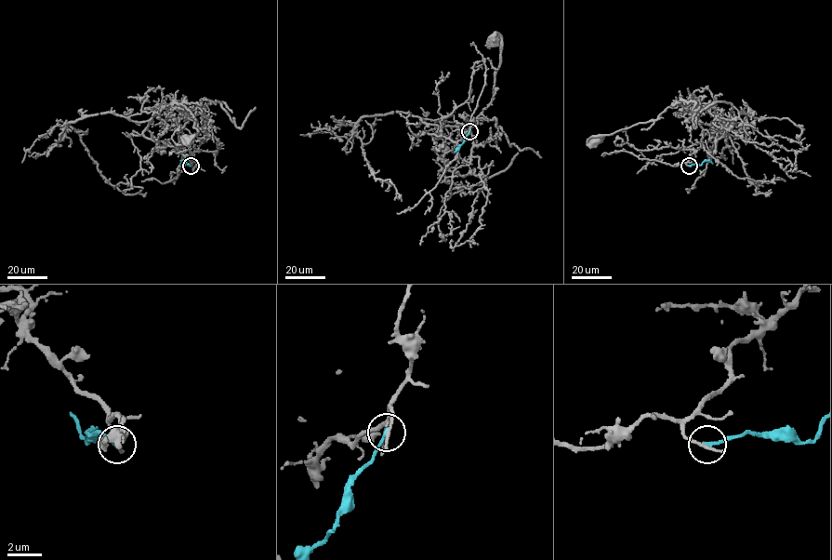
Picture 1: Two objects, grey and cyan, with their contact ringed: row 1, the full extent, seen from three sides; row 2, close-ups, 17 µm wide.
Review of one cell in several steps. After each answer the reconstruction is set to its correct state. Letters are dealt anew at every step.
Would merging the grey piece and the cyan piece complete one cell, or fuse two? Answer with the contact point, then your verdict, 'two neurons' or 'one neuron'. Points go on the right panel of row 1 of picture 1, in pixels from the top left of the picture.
at (689, 166); two neurons

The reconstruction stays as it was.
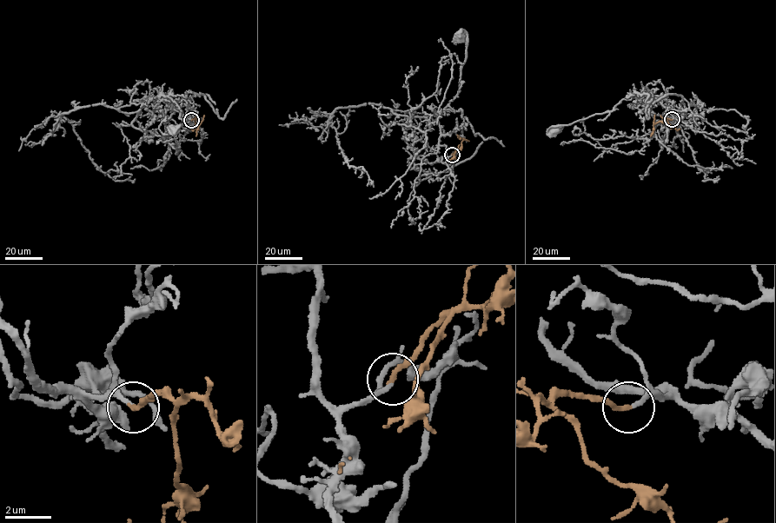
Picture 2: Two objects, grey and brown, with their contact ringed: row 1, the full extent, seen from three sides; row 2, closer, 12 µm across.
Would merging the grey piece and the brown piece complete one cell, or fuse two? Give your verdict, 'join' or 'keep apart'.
join

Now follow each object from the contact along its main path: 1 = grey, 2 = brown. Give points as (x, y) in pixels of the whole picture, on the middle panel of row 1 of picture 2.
1: (452, 155), (447, 156), (447, 147), (439, 143), (440, 125), (437, 115), (458, 93), (466, 45), (458, 35)
2: (452, 155), (461, 146), (463, 139), (457, 135)

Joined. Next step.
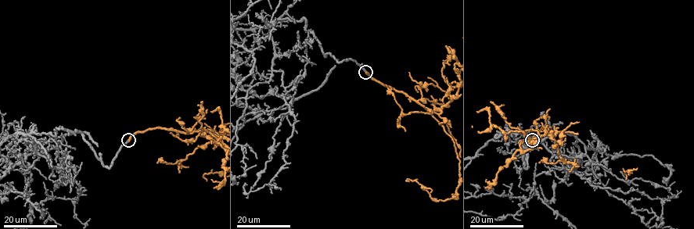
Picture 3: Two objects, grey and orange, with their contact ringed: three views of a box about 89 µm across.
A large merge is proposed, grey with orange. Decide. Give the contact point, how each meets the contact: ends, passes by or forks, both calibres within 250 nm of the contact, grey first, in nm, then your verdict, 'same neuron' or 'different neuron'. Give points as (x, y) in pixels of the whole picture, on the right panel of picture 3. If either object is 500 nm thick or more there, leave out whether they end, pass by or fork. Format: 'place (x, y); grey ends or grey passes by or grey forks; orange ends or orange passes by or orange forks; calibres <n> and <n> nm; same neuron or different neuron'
place (532, 140); calibres 440 and 600 nm; same neuron

